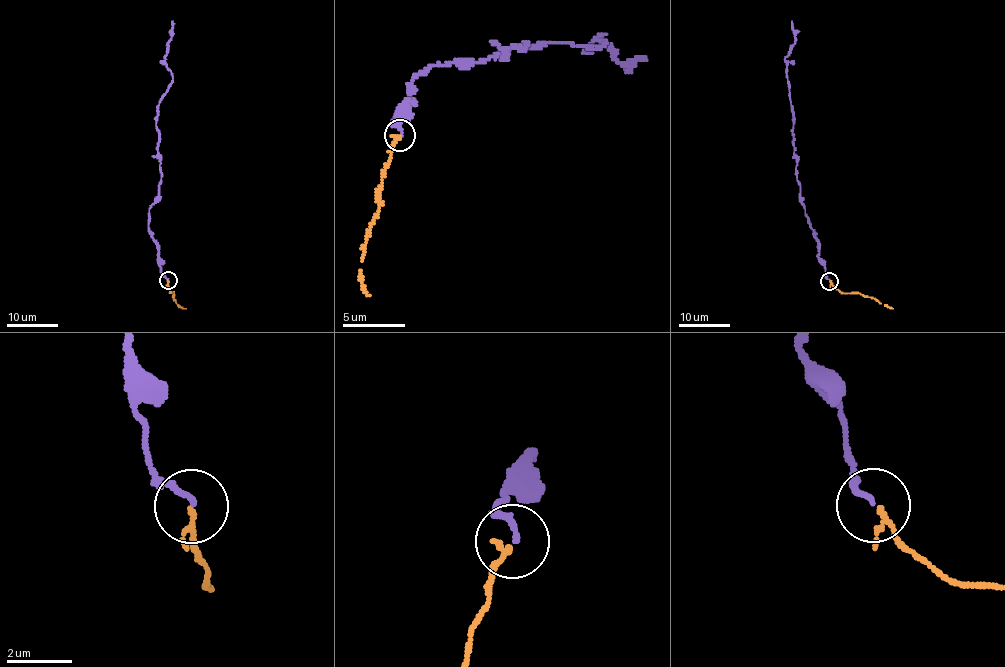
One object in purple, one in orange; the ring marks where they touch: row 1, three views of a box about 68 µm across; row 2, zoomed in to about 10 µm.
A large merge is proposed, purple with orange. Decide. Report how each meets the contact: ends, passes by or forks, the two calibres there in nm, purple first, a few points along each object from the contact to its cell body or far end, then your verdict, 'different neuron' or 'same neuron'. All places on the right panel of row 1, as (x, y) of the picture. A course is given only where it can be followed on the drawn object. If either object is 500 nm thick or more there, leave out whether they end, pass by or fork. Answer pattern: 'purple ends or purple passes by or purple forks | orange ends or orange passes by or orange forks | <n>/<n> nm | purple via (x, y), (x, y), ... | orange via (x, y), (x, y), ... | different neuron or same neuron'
purple ends | orange passes by | 160/110 nm | purple via (829, 280), (824, 262), (818, 256), (819, 243), (805, 213), (797, 179), (786, 57), (795, 40), (792, 21) | orange via (830, 280), (844, 293), (860, 293), (892, 308) | same neuron

